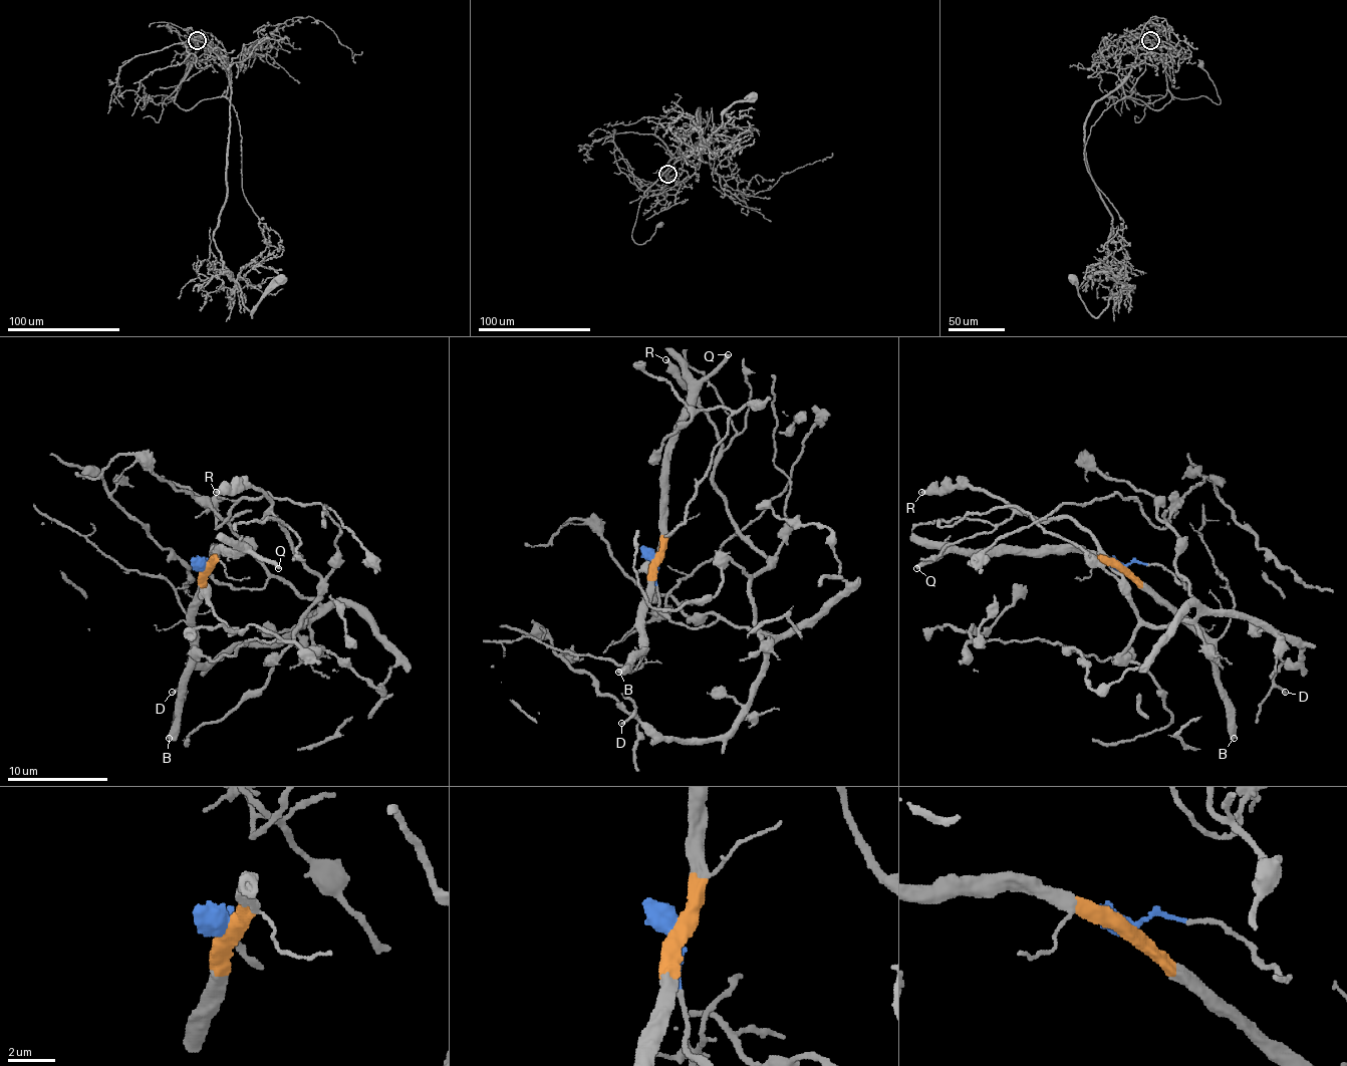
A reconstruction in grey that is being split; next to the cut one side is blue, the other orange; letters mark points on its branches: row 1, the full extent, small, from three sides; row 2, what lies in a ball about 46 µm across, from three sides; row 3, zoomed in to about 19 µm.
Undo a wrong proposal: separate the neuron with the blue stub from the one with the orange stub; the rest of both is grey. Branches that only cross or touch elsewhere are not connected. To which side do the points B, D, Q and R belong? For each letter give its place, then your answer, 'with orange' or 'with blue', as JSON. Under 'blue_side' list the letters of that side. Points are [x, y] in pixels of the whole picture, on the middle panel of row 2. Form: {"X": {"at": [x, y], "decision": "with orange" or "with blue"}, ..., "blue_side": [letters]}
{"B": {"at": [618, 672], "decision": "with orange"}, "D": {"at": [621, 723], "decision": "with blue"}, "Q": {"at": [728, 354], "decision": "with orange"}, "R": {"at": [665, 359], "decision": "with blue"}, "blue_side": ["D", "R"]}

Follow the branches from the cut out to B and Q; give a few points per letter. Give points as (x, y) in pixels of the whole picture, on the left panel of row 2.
B: (204, 566), (204, 591), (194, 616), (194, 649), (189, 680), (178, 710), (178, 728), (168, 738)
Q: (204, 566), (214, 551), (254, 551), (279, 569)

